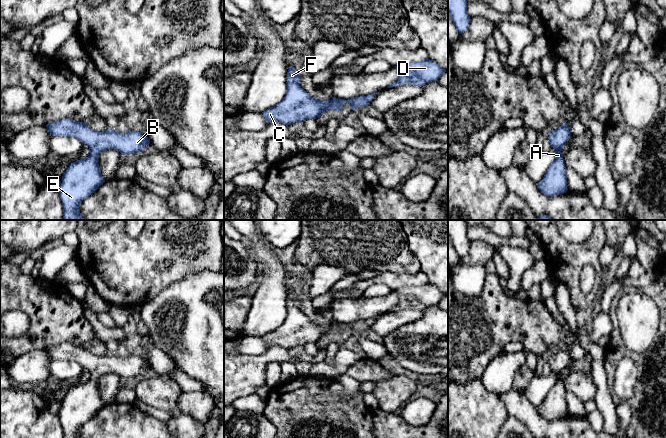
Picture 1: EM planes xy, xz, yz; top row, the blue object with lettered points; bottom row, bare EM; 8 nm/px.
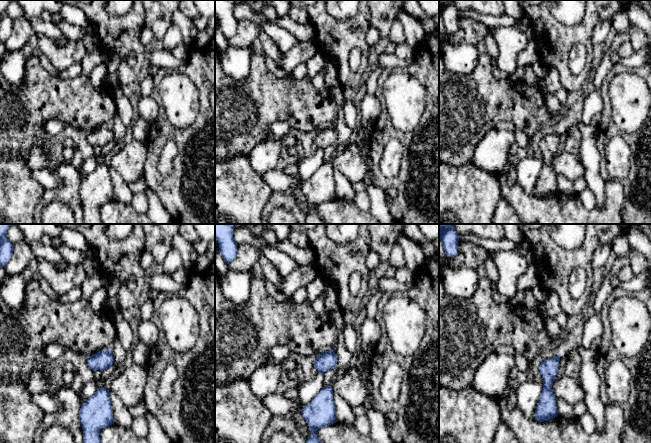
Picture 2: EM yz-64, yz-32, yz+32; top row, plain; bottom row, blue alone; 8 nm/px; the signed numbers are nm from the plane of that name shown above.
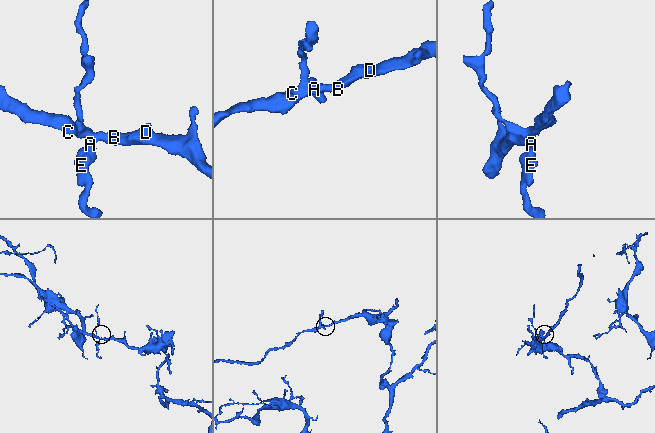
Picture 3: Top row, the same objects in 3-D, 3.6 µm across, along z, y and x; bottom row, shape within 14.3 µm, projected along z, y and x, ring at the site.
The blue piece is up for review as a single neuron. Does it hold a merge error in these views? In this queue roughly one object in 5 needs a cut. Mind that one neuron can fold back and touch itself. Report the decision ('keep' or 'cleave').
keep

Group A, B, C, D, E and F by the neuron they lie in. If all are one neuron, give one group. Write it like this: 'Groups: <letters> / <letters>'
Groups: A B C D E F

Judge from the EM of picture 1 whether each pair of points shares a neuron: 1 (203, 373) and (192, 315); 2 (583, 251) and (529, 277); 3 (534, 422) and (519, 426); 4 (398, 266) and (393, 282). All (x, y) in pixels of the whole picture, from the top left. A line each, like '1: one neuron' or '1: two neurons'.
1: one neuron
2: two neurons
3: two neurons
4: two neurons

